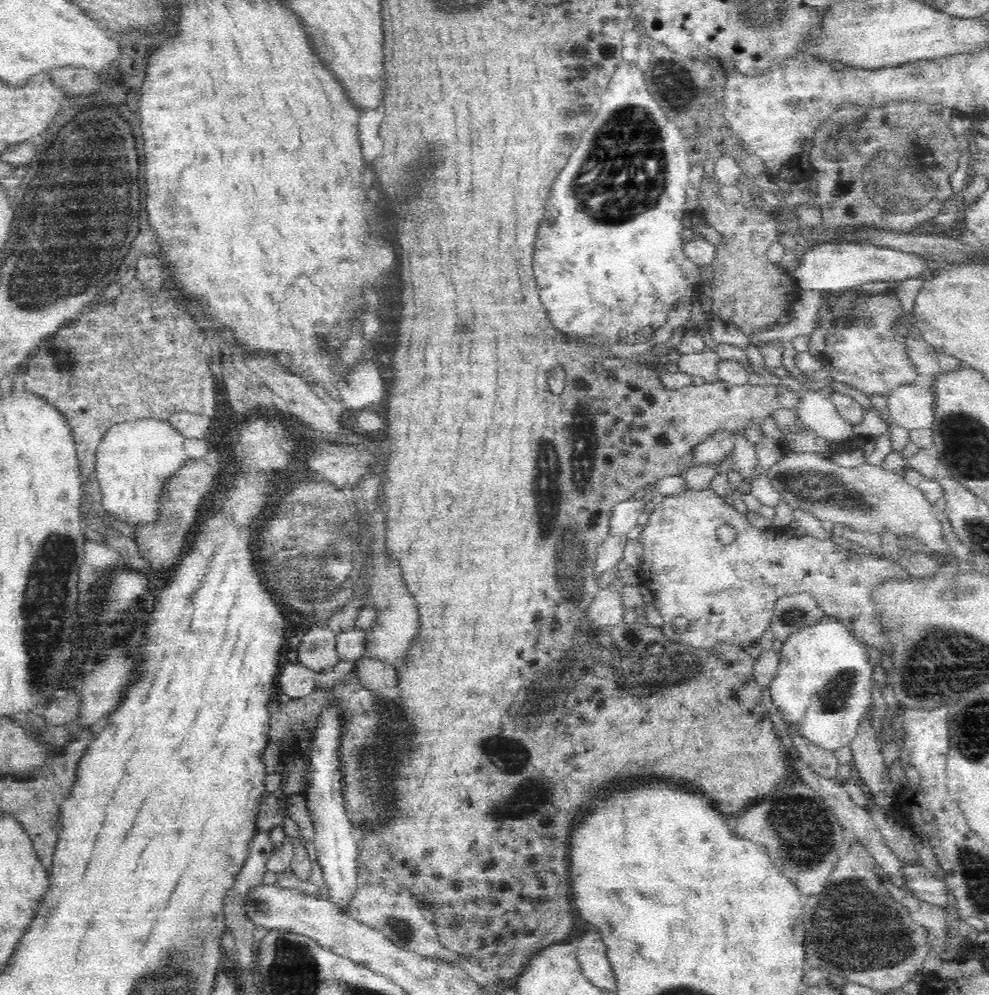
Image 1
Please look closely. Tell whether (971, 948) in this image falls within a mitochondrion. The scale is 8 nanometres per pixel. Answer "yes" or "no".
no

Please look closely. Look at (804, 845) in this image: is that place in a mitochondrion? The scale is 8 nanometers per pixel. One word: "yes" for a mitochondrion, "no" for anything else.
yes

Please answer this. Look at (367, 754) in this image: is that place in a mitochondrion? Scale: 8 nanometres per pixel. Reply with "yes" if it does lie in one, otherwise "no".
yes

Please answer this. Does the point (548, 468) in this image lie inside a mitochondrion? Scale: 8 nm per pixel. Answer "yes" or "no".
yes

